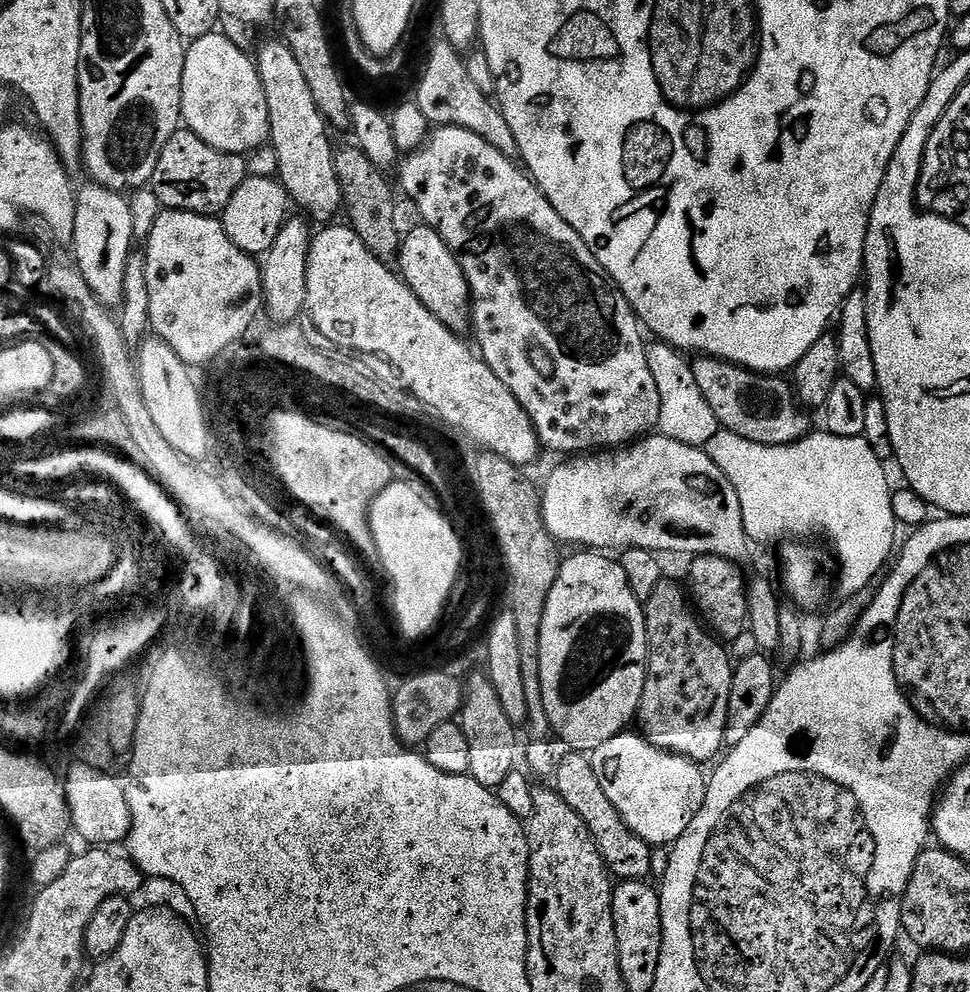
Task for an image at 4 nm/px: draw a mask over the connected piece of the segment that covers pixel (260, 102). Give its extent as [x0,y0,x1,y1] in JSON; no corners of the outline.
[180,30,270,154]

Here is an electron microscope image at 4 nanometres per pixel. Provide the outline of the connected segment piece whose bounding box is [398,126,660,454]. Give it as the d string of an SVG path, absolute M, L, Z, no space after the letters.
M436 126L431 129L423 148L407 153L399 161L399 172L399 191L401 193L404 191L416 203L416 208L424 219L421 221L427 227L434 229L442 238L442 242L446 242L446 246L450 246L450 250L456 255L466 274L472 291L470 332L471 335L476 335L475 347L479 355L488 363L490 370L498 374L502 386L506 386L510 394L518 398L522 410L528 415L538 434L541 445L552 452L592 454L597 450L615 450L649 435L659 422L659 392L647 362L645 333L642 331L636 312L620 292L620 287L608 277L598 258L590 254L590 246L582 242L578 230L574 230L574 226L570 226L570 222L566 222L566 218L562 218L562 214L554 210L554 206L544 197L544 192L527 171L513 157L502 154L502 150L494 150L494 146L486 142L486 138L478 138L478 134L470 134L470 130L462 130L458 126L445 128Z

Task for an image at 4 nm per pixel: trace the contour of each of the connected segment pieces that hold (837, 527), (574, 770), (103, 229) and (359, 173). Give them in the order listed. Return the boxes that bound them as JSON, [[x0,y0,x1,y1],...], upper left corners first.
[[703,430,898,598],[554,751,653,881],[70,182,136,306],[334,146,402,265]]

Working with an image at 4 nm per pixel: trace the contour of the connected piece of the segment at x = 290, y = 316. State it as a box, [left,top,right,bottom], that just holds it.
[259,220,314,324]

